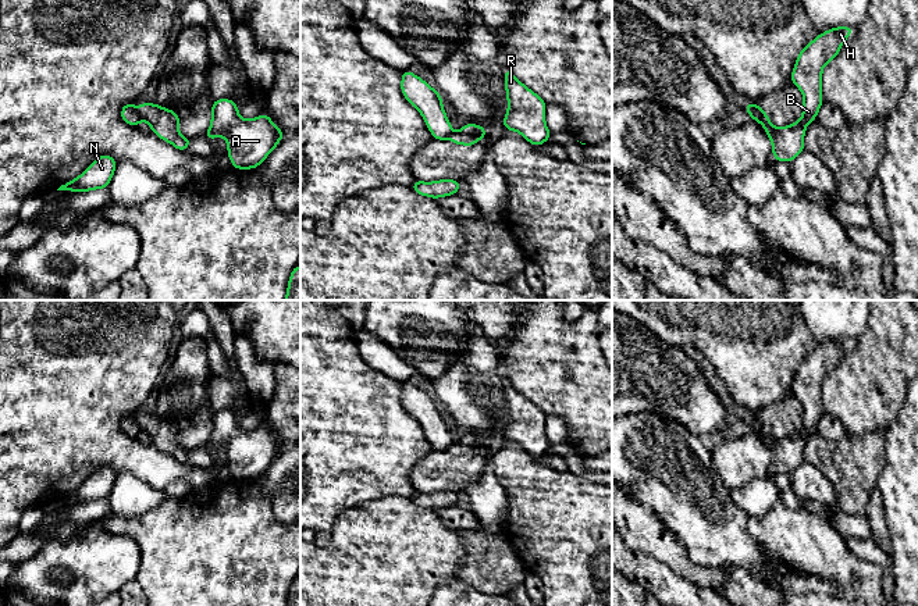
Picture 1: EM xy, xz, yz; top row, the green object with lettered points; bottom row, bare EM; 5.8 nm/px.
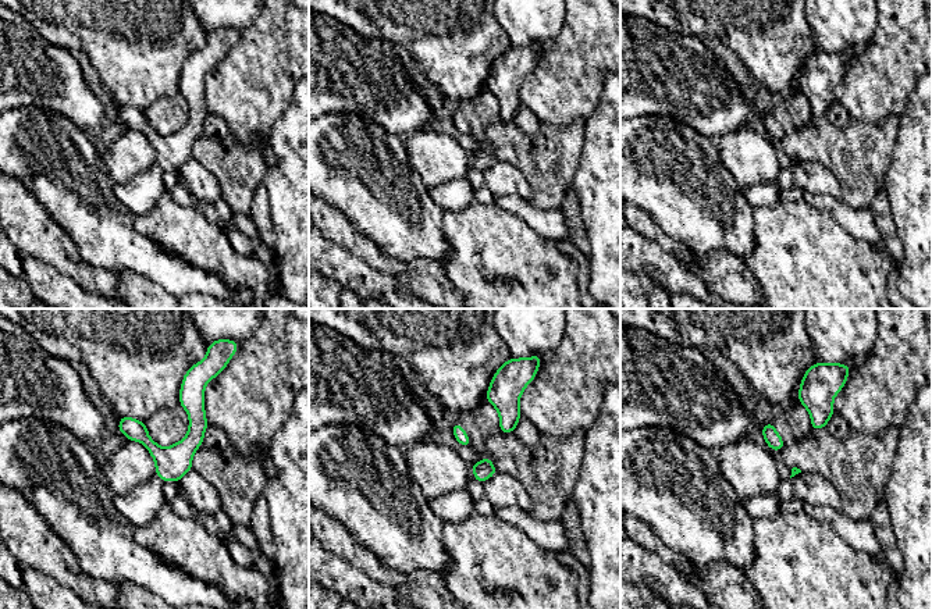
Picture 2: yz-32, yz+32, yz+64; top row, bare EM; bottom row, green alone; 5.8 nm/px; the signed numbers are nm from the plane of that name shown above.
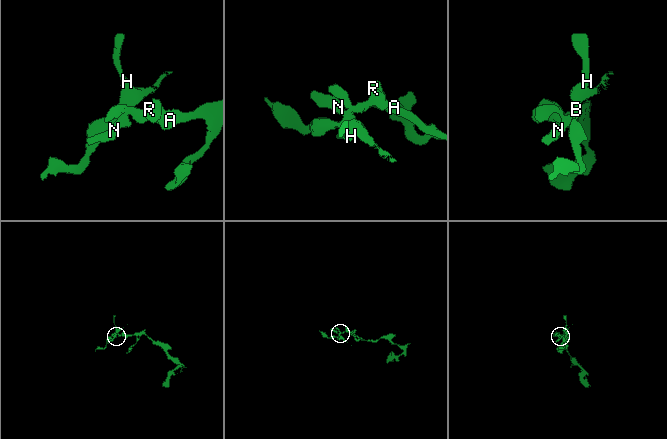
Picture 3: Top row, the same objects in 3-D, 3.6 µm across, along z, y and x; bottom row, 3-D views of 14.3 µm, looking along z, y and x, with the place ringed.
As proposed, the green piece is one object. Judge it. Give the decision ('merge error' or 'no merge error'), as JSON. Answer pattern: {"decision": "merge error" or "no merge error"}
{"decision": "merge error"}

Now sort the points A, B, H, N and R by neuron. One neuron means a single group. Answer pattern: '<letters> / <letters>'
A R / B H N

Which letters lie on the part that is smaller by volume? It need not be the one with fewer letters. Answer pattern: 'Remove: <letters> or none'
Remove: B, H, N

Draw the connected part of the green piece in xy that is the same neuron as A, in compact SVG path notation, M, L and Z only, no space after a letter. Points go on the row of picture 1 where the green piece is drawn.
M231 99L214 100L210 128L203 138L224 136L234 168L257 168L285 132L278 129L264 113L253 120L243 120L238 110L239 107Z

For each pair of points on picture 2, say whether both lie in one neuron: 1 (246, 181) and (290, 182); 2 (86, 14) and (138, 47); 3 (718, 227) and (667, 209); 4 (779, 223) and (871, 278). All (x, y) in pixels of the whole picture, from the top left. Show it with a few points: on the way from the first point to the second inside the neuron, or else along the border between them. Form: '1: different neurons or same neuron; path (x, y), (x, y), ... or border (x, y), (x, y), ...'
1: different neurons; border (267, 168), (262, 184)
2: same neuron; path (99, 14), (105, 14), (125, 35)
3: same neuron; path (705, 214), (700, 209), (679, 209)
4: same neuron; path (801, 245), (835, 278), (849, 278)

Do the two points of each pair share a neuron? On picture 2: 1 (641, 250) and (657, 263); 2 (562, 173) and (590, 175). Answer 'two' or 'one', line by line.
1: one
2: two

